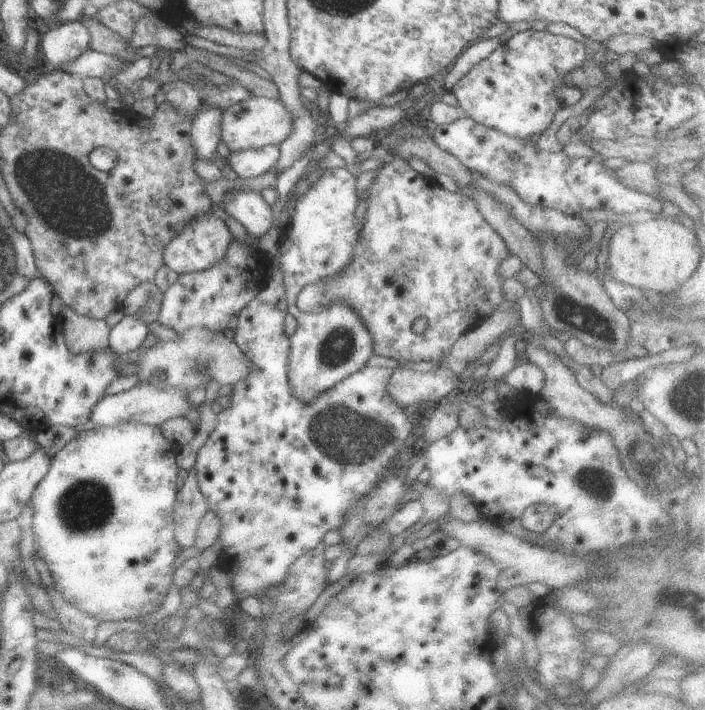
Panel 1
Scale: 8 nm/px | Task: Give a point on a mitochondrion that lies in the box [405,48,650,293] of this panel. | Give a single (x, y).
(631, 94)

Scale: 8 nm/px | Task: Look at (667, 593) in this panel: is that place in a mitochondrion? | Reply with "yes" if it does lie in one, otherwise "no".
yes

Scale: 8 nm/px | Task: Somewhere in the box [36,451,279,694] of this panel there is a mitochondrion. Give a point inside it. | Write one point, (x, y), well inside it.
(86, 505)

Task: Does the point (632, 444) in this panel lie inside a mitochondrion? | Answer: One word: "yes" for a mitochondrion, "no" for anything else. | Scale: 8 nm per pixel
yes

